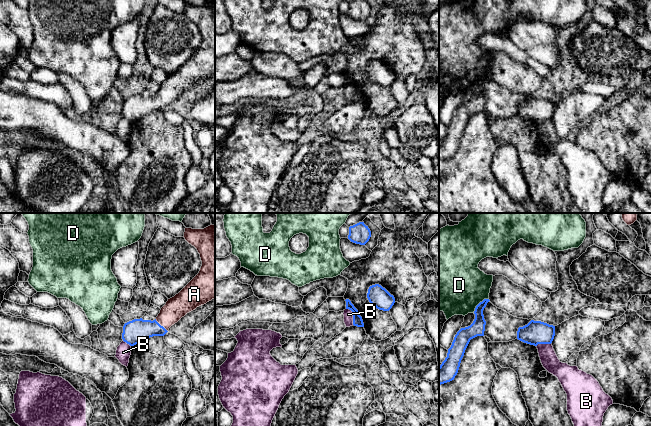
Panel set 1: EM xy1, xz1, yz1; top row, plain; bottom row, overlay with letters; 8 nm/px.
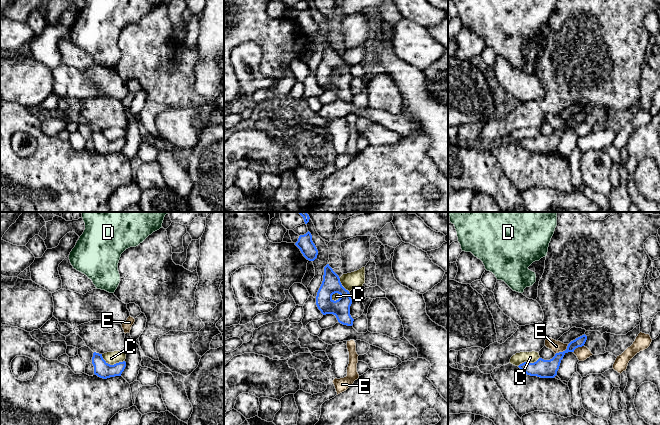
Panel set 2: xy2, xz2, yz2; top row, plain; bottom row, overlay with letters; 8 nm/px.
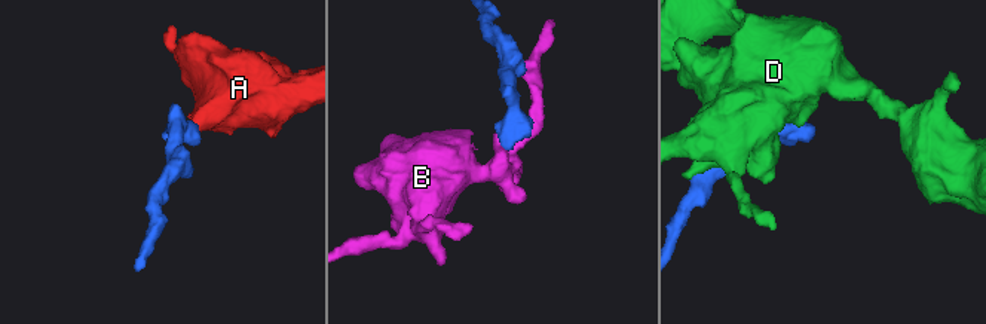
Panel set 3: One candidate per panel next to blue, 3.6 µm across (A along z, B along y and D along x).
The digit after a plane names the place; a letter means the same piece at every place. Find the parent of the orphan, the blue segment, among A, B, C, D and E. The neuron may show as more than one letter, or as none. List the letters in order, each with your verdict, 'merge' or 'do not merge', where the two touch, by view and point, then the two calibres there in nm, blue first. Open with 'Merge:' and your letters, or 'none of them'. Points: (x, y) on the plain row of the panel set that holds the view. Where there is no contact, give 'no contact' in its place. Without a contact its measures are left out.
Merge: A
A: merge; contact xy1 (160, 101); calibres 190 and 180 nm
B: do not merge; contact xz1 (353, 91); calibres 80 and 80 nm
C: do not merge; contact xy2 (112, 141); calibres 130 and 100 nm
D: do not merge; contact yz1 (479, 79); calibres 120 and 460 nm
E: do not merge; contact yz2 (563, 127); calibres 150 and 100 nm

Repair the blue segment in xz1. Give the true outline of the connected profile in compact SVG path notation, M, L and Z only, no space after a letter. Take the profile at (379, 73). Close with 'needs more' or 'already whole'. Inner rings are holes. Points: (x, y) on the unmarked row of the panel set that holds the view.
M379 60L369 63L367 74L379 86L389 87L395 79L395 74Z; already whole

